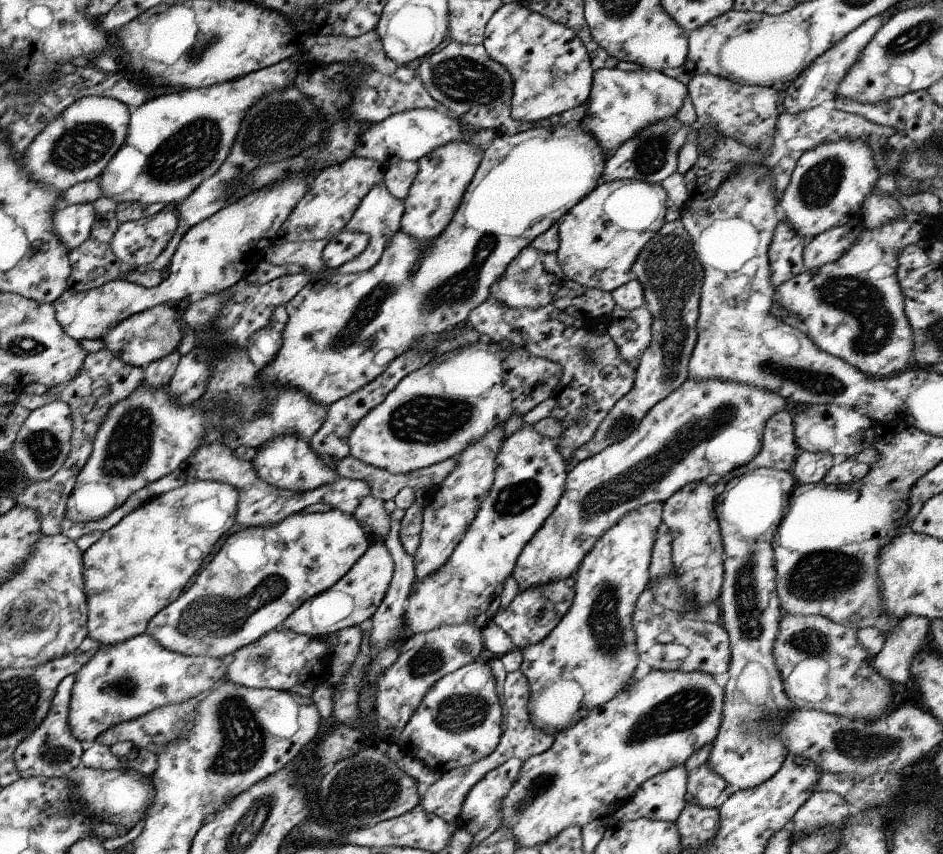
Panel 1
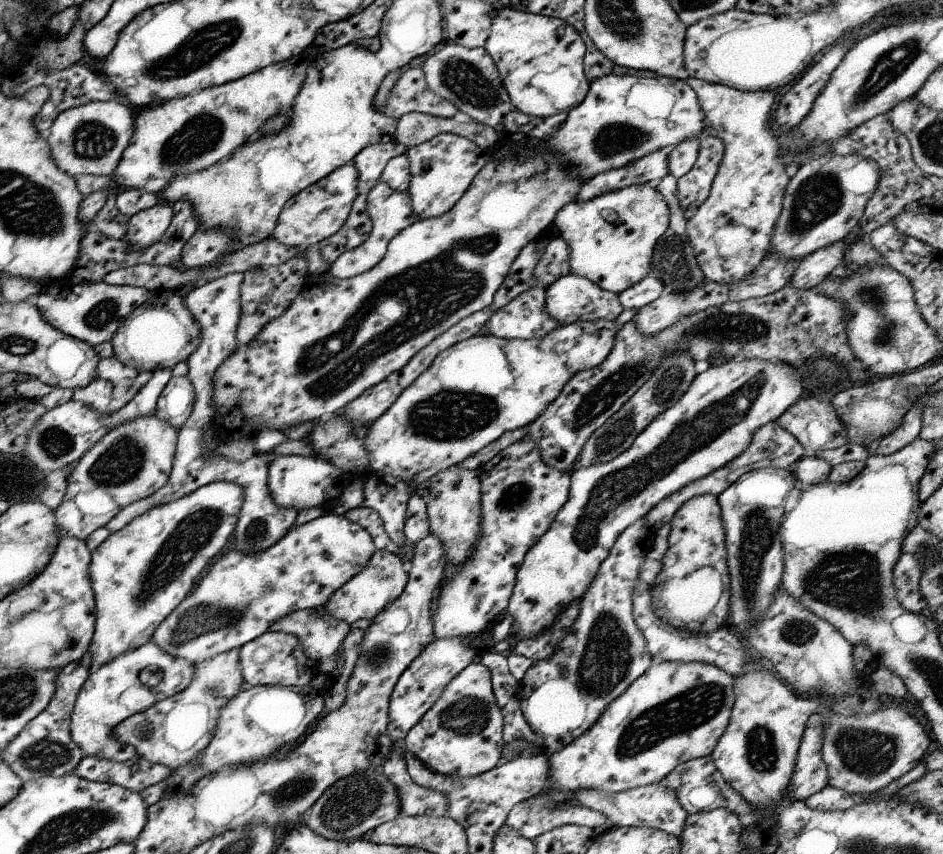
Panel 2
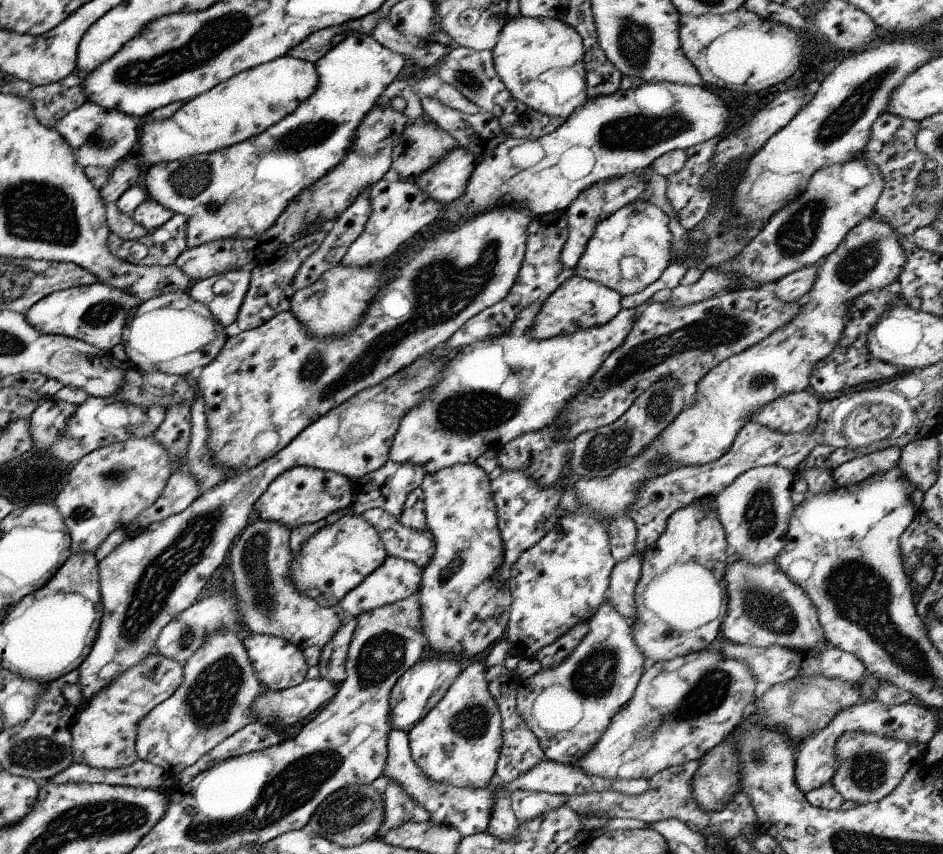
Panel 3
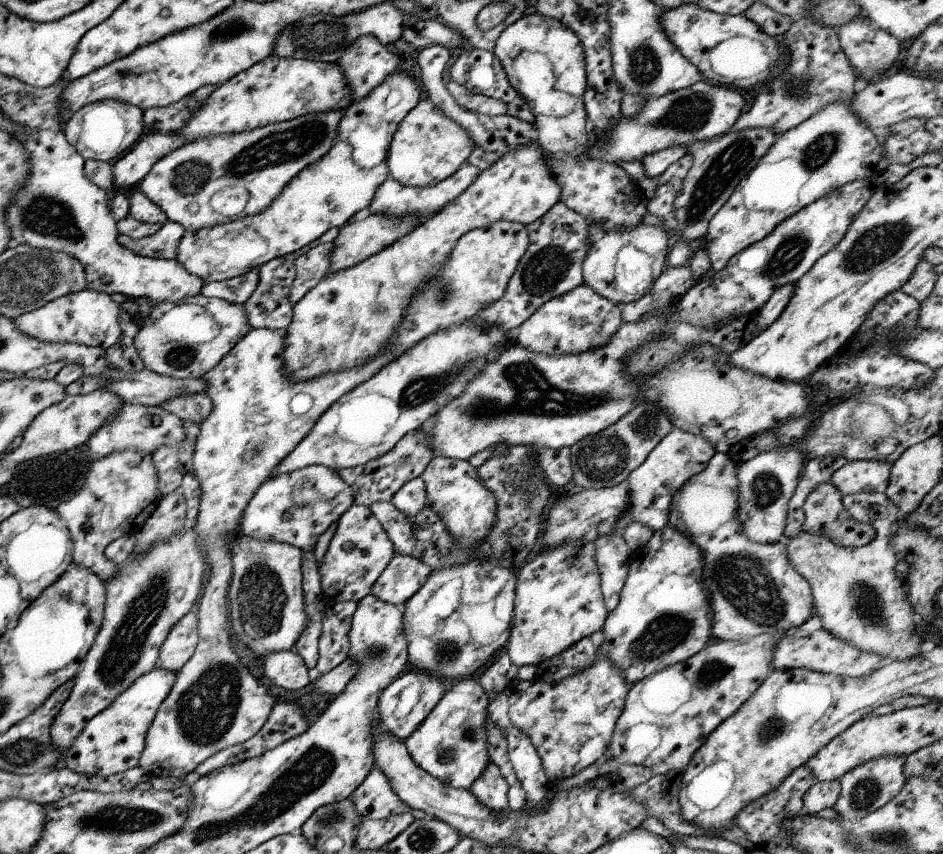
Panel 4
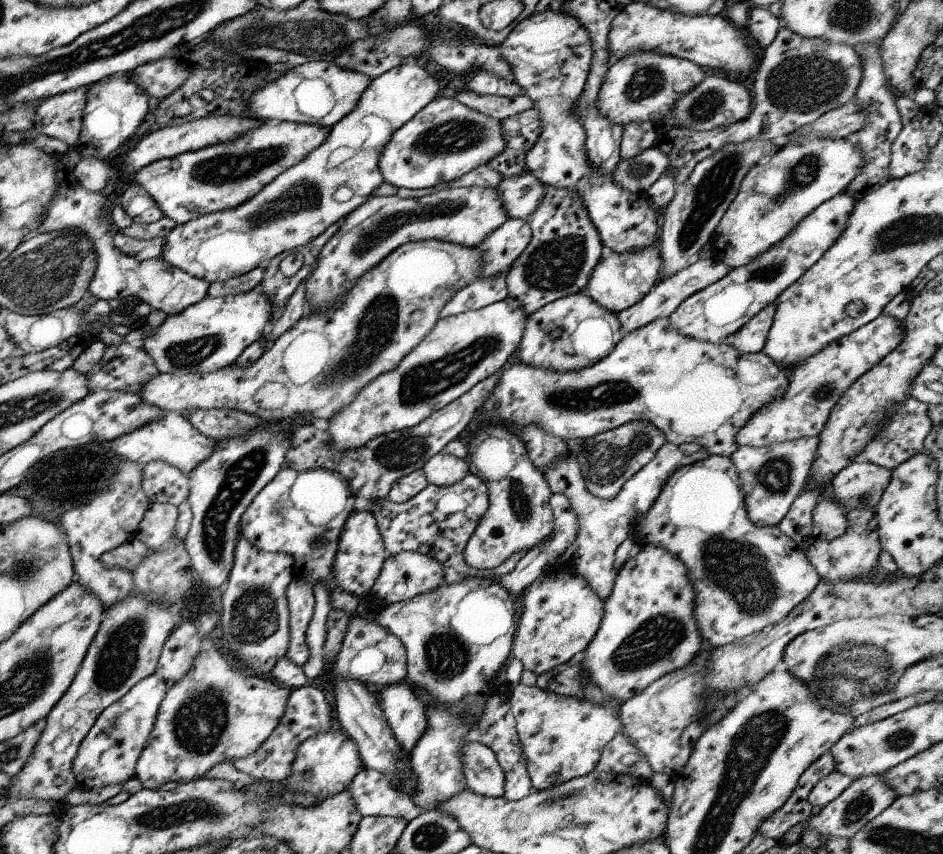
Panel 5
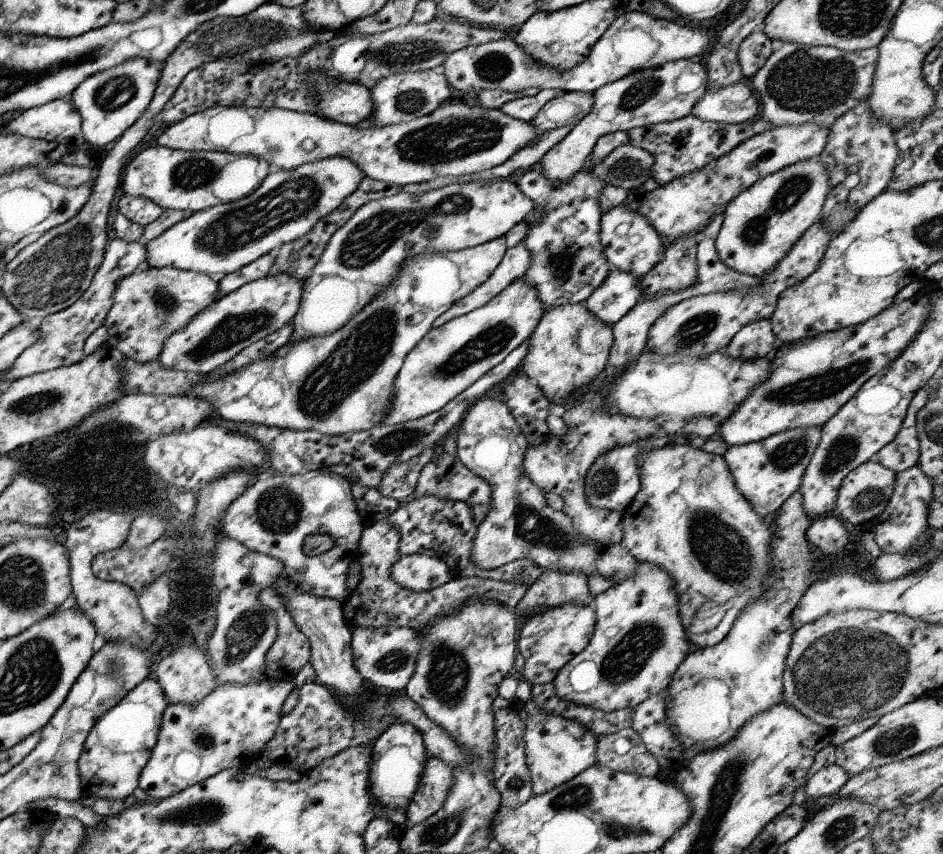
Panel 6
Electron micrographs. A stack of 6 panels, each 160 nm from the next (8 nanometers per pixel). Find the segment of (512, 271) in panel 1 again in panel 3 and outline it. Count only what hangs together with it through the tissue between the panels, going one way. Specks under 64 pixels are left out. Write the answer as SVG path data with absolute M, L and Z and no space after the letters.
M636 172L625 174L623 177L611 178L605 182L593 183L590 187L583 189L566 207L568 220L568 237L562 246L560 262L564 267L575 268L578 258L584 251L589 237L593 234L594 228L602 220L611 216L618 208L625 206L639 198L645 186L644 179Z

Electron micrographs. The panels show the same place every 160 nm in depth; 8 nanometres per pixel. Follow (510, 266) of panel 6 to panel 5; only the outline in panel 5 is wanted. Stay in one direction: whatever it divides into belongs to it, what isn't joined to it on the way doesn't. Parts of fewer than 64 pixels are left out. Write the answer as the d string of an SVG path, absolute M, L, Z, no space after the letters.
M507 271L496 275L475 279L459 289L438 312L438 318L456 315L468 310L480 309L507 297L505 277Z

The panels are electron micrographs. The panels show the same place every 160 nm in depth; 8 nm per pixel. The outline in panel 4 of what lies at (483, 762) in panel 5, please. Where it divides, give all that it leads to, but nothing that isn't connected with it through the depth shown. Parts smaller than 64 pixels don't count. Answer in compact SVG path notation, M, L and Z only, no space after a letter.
M490 760L481 774L470 784L469 790L475 799L494 813L504 813L509 809L506 799L507 783L501 777L498 766Z

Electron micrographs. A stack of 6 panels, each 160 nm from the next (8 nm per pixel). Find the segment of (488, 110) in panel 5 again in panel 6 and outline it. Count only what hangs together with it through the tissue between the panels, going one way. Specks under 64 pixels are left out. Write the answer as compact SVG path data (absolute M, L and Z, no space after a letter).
M540 89L530 97L519 96L512 101L507 101L498 109L503 114L529 123L546 102L561 94L563 94L561 89Z

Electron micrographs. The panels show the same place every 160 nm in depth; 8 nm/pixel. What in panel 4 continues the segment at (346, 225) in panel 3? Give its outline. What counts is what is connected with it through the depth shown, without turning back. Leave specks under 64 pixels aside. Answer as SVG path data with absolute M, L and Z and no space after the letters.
M332 242L317 244L294 260L295 278L290 286L288 299L294 305L304 294L326 276Z

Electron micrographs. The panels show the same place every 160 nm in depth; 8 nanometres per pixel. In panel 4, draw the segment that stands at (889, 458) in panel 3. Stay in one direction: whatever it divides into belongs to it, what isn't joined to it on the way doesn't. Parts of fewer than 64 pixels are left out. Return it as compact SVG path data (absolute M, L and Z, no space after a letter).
M846 461L830 478L830 483L842 495L883 494L891 463L887 461Z

